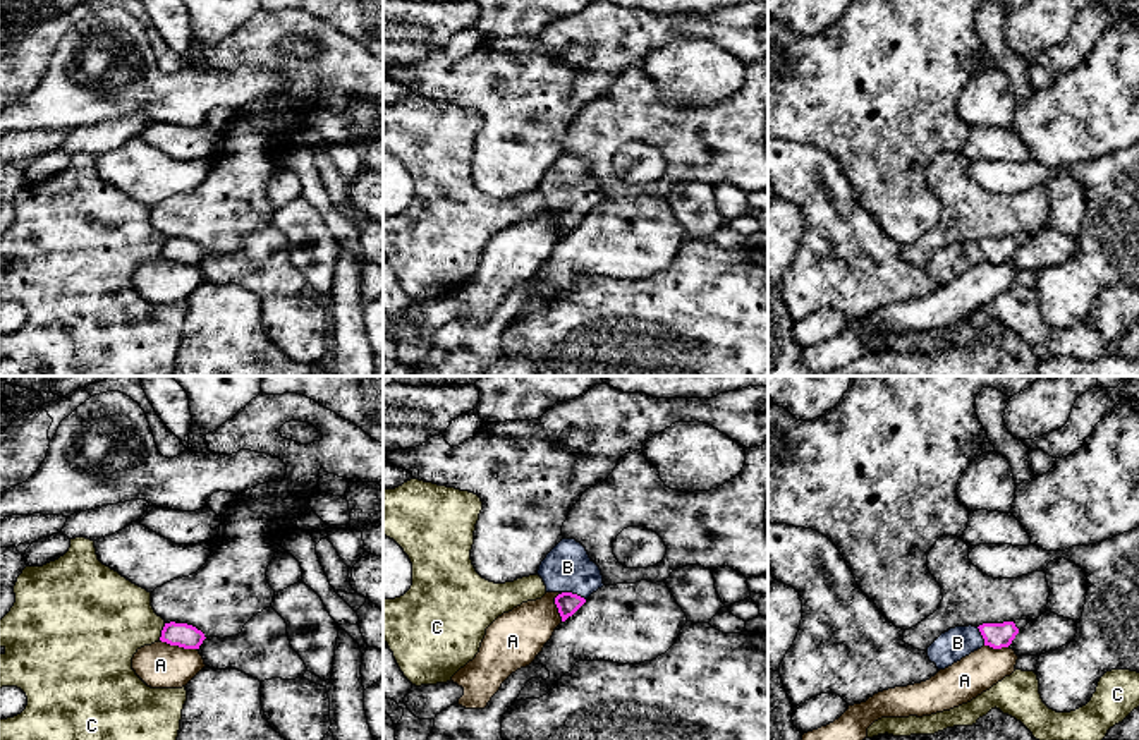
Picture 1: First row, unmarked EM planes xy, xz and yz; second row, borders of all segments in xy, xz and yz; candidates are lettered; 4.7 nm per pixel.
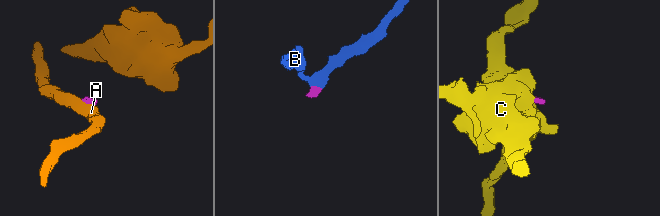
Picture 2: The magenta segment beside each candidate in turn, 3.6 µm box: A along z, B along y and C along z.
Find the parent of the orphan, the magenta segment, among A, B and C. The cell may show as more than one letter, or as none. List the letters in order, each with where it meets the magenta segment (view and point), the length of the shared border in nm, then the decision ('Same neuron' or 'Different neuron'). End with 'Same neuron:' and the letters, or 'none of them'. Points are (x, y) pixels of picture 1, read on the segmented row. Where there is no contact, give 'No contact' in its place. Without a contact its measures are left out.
A: Touches magenta at xy (179, 646). Shared border 180 nm. Different neuron
B: Touches magenta at xz (574, 594). Shared border 120 nm. Same neuron
C: Touches magenta at xy (162, 632). Shared border 90 nm. Different neuron
Same neuron: B

